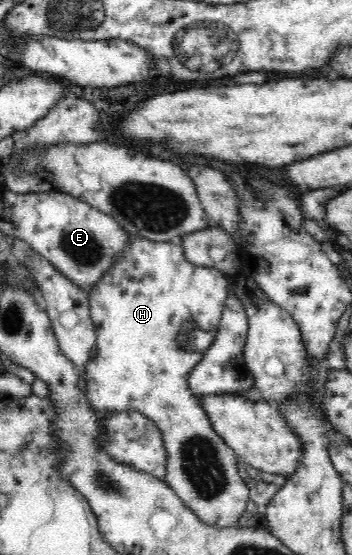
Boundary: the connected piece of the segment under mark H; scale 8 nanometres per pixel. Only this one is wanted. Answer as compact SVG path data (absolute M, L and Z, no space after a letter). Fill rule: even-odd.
M130 235L128 246L122 250L116 264L104 272L88 294L91 320L96 329L97 354L86 363L84 380L85 395L94 409L108 415L137 410L156 423L167 450L165 481L202 523L220 528L238 526L247 512L249 486L239 475L236 453L212 428L199 396L189 389L188 373L200 362L200 357L182 350L176 336L186 322L195 324L198 329L216 331L226 306L228 284L229 277L217 267L188 262L183 245L177 241L156 242Z

